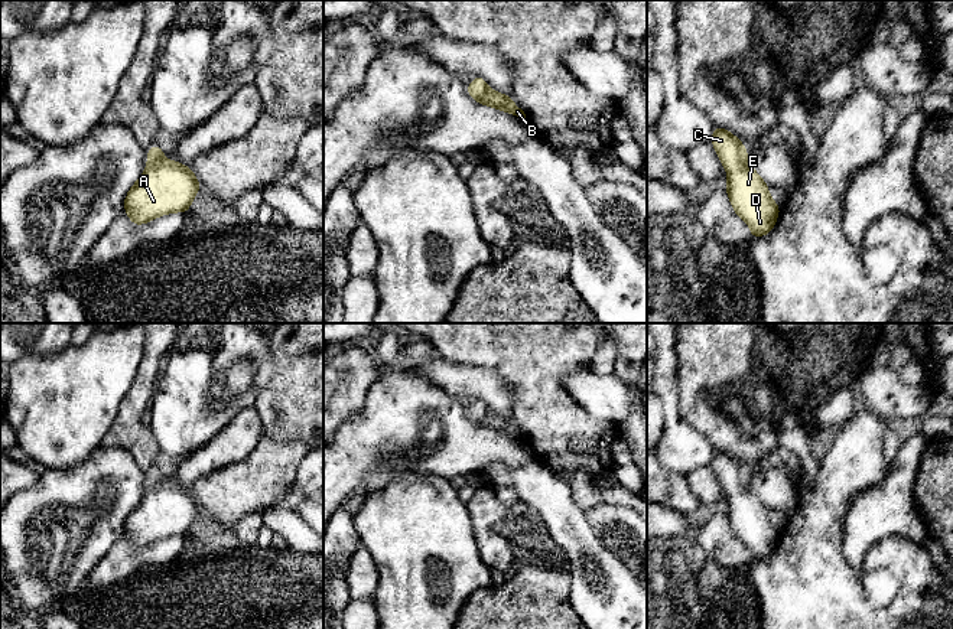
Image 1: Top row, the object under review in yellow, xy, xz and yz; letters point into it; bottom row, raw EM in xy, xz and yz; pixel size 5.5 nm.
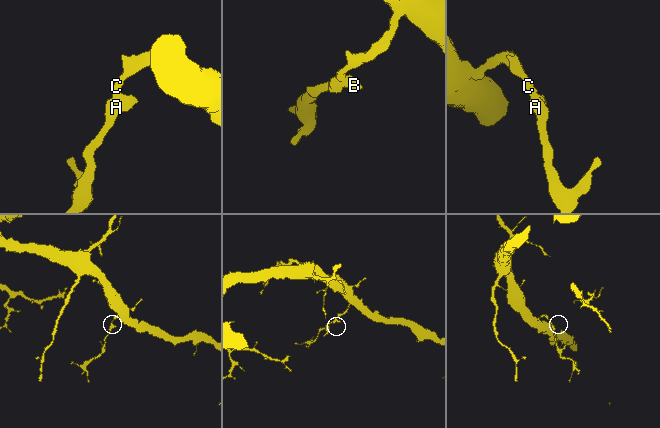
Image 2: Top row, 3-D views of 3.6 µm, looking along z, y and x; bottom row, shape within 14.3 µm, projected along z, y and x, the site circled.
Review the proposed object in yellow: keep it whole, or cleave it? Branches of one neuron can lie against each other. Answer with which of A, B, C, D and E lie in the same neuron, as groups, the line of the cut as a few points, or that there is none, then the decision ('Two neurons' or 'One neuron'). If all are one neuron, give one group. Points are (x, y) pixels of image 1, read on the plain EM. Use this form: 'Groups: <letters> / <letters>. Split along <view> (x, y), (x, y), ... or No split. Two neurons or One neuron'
Groups: A B C D E. No split. One neuron

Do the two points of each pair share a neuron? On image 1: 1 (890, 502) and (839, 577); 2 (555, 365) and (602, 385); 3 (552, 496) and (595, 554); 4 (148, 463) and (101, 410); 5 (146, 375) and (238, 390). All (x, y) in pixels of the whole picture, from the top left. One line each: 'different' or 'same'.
1: different
2: different
3: same
4: different
5: different

